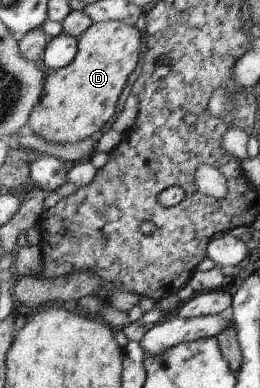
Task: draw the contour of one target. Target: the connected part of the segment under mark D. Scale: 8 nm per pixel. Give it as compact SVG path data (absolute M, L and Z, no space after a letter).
M103 21L93 23L78 39L78 53L66 67L52 71L47 75L47 94L43 102L39 101L39 110L35 110L35 118L31 118L29 128L34 134L47 142L63 146L65 143L75 144L99 132L117 112L117 100L121 90L129 78L129 74L137 68L141 54L141 34L137 28L123 21Z

